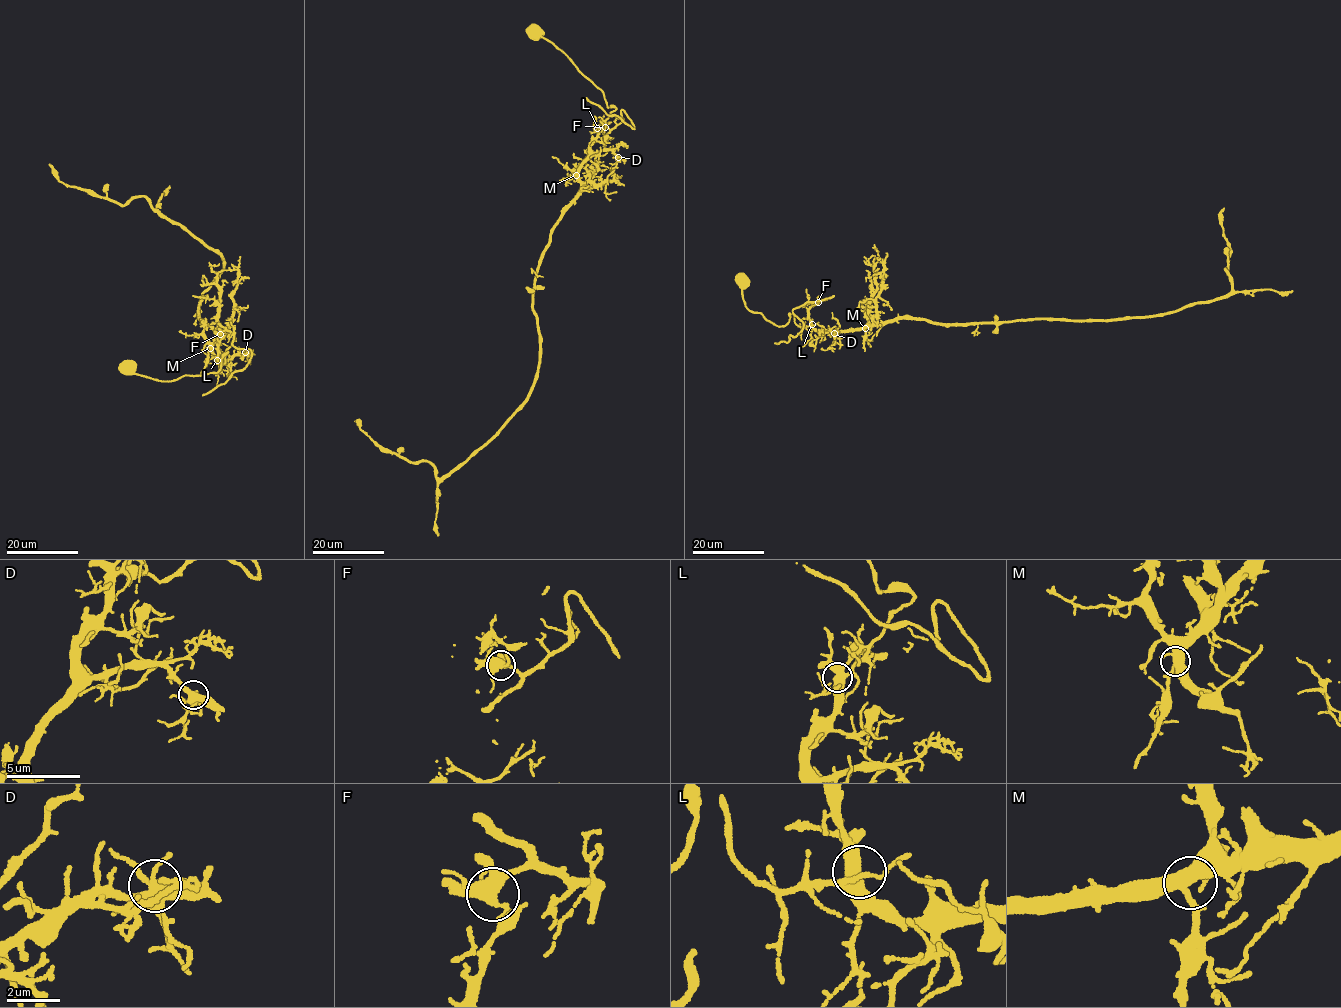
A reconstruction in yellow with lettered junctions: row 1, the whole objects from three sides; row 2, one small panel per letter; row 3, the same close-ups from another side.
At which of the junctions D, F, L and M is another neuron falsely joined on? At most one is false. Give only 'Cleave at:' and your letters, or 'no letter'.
Cleave at: F

